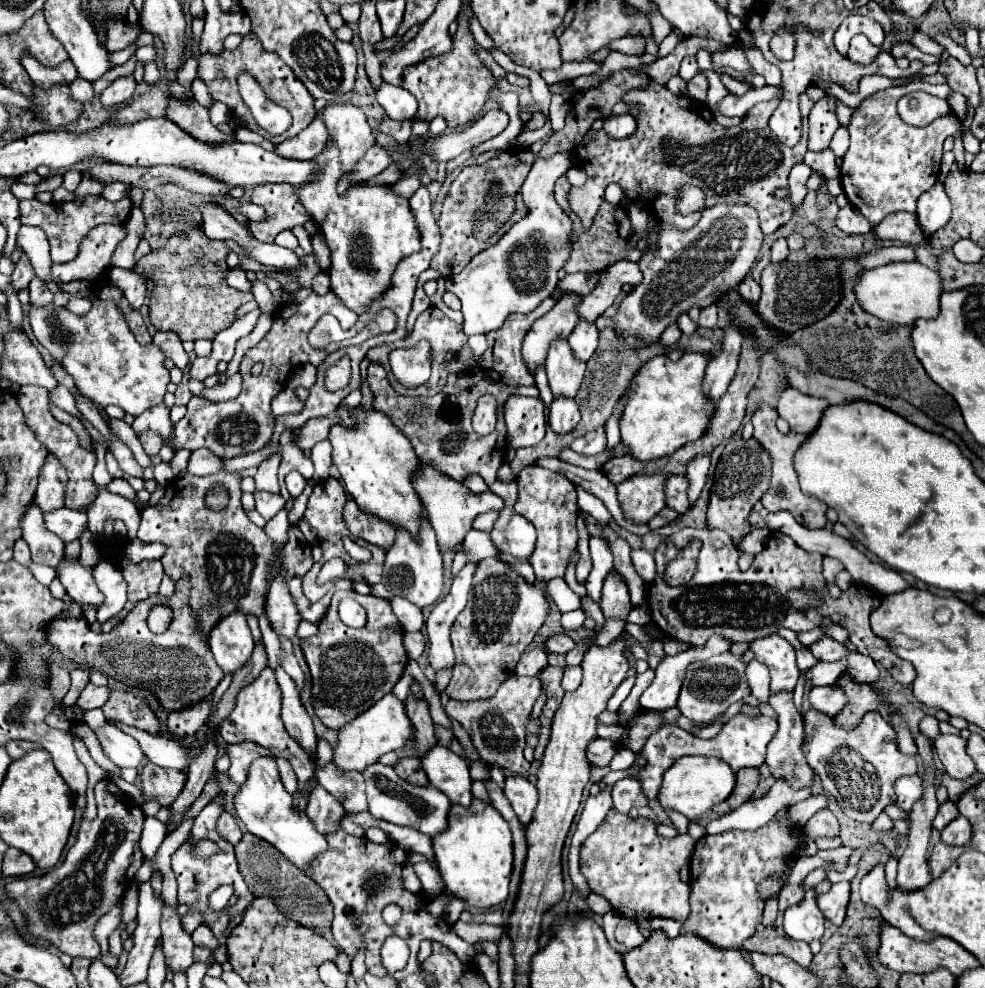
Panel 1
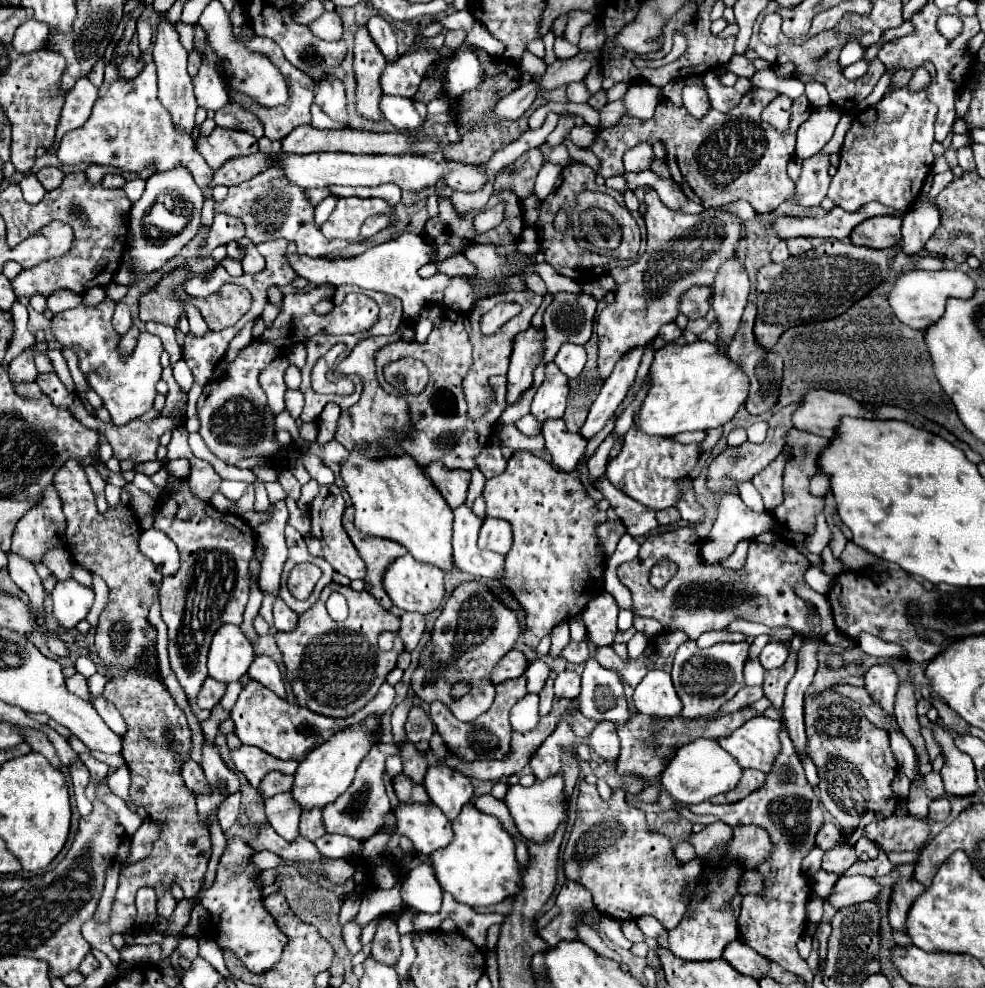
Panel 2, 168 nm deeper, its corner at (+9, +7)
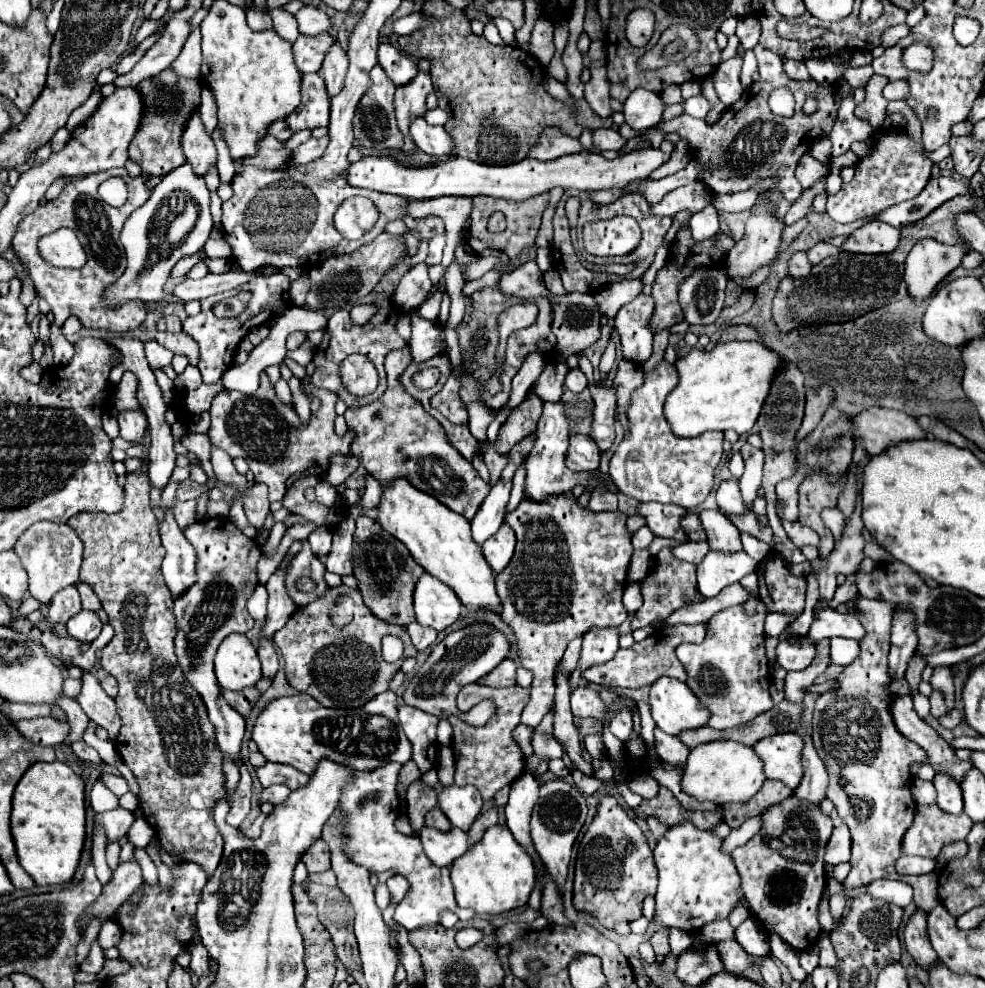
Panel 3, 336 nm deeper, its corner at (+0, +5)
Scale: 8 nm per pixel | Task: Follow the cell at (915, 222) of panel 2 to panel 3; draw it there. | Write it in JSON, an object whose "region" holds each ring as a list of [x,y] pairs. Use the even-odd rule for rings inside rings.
{"region":[[[925,238],[925,240],[919,240],[913,250],[909,252],[907,256],[907,262],[905,262],[905,284],[907,284],[907,292],[909,296],[915,298],[915,302],[921,302],[925,298],[929,298],[937,284],[943,282],[955,268],[961,266],[963,258],[967,254],[967,248],[961,245],[948,246],[941,244],[941,242],[935,242],[933,238]]]}

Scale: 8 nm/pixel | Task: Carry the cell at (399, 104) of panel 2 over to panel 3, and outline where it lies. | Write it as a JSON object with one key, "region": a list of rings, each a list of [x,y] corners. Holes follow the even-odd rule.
{"region":[[[415,118],[411,122],[411,136],[415,144],[429,156],[443,160],[455,154],[455,142],[451,134],[443,126],[427,124],[425,118]]]}

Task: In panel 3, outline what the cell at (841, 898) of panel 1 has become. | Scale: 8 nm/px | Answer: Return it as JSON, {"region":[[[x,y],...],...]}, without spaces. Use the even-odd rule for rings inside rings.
{"region":[[[879,880],[867,886],[873,898],[883,898],[895,906],[905,908],[913,901],[913,889],[900,880]]]}

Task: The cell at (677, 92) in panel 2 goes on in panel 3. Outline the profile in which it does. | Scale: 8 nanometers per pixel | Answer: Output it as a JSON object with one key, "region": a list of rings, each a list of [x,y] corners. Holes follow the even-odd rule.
{"region":[[[699,94],[699,96],[695,96],[695,98],[685,100],[685,102],[683,102],[683,106],[685,106],[685,112],[687,112],[689,116],[695,116],[695,118],[705,118],[705,116],[709,114],[709,110],[711,110],[709,100],[707,100],[707,98],[703,98],[701,94]]]}

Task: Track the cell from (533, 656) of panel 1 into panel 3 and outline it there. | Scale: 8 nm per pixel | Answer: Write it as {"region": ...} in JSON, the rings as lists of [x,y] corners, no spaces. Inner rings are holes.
{"region":[[[507,658],[507,660],[503,660],[499,666],[495,666],[487,676],[479,678],[477,684],[493,686],[493,688],[513,686],[513,684],[515,684],[515,670],[517,670],[517,664]]]}

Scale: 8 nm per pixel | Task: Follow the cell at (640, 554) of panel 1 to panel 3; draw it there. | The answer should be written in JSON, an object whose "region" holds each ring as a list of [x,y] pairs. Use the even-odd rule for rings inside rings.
{"region":[[[643,526],[633,534],[633,548],[647,548],[651,540],[653,540],[653,532],[649,530],[649,526]]]}

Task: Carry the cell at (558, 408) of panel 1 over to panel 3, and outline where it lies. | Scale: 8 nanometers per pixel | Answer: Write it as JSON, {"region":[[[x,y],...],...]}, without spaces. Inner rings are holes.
{"region":[[[575,434],[569,438],[567,468],[573,472],[599,468],[599,448],[595,446],[595,442],[591,442],[589,436]]]}

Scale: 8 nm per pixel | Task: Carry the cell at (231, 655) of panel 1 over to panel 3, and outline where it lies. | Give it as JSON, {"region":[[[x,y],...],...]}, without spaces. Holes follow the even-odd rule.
{"region":[[[245,634],[225,638],[215,654],[215,674],[225,690],[243,690],[261,680],[261,662]]]}

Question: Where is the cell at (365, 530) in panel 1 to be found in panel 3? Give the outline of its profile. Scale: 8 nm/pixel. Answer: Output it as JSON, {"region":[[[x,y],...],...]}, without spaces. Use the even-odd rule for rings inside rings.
{"region":[[[359,516],[355,542],[353,542],[353,558],[355,570],[353,576],[359,582],[359,590],[363,594],[365,606],[383,622],[409,626],[415,620],[413,612],[413,590],[419,576],[425,572],[409,554],[409,550],[389,532],[385,532],[375,520],[369,516]]]}

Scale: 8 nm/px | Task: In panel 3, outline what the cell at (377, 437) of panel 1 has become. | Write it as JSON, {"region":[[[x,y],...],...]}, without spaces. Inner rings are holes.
{"region":[[[399,478],[383,490],[377,522],[409,548],[415,562],[423,566],[427,574],[451,586],[467,608],[473,608],[473,612],[483,608],[497,614],[503,612],[501,600],[495,592],[495,572],[483,558],[481,546],[471,538],[467,518],[455,514],[429,494],[415,490],[405,478]]]}

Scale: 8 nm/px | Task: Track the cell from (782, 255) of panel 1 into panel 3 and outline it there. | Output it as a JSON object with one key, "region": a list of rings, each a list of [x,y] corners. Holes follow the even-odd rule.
{"region":[[[797,252],[791,256],[791,262],[789,262],[789,272],[793,278],[805,278],[809,276],[813,264],[807,260],[807,254],[805,252]]]}

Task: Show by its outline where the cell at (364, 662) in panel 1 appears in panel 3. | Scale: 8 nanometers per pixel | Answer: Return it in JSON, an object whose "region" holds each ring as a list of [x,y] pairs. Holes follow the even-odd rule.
{"region":[[[335,586],[329,588],[323,598],[311,602],[309,606],[297,608],[287,624],[273,636],[273,642],[283,654],[285,660],[285,674],[287,682],[309,696],[313,696],[319,704],[327,708],[359,708],[375,694],[381,694],[389,688],[391,676],[399,670],[401,662],[405,658],[411,658],[417,654],[415,646],[409,640],[409,634],[403,626],[391,626],[371,614],[367,606],[363,604],[363,598],[357,588],[347,586]],[[349,594],[355,600],[355,618],[345,628],[333,628],[329,620],[329,610],[333,608],[333,602],[337,596]],[[393,634],[403,640],[405,652],[403,658],[389,664],[381,656],[381,638]]]}

